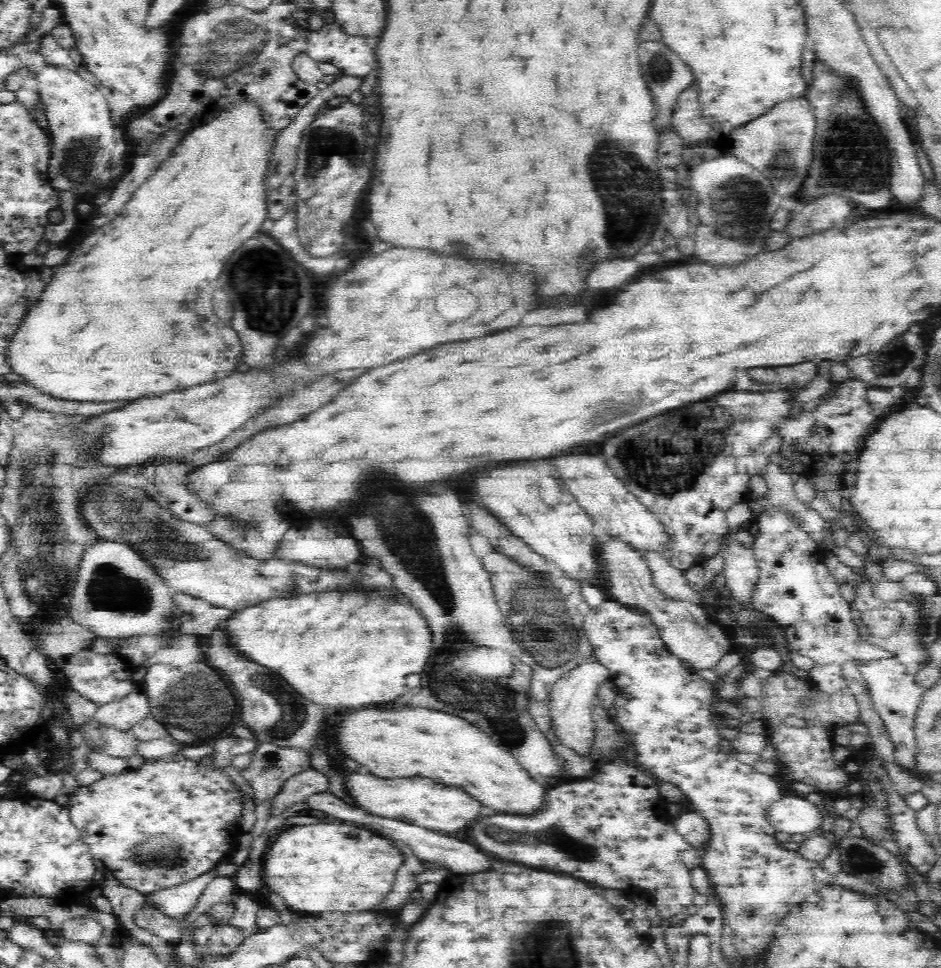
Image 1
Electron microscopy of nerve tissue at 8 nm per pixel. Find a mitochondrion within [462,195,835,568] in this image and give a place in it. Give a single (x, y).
(612, 412)

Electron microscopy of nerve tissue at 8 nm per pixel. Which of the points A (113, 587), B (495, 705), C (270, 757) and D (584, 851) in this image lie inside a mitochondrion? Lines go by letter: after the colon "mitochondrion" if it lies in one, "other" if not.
A: mitochondrion
B: mitochondrion
C: mitochondrion
D: mitochondrion

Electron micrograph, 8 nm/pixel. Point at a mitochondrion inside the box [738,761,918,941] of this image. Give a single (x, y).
(874, 866)

